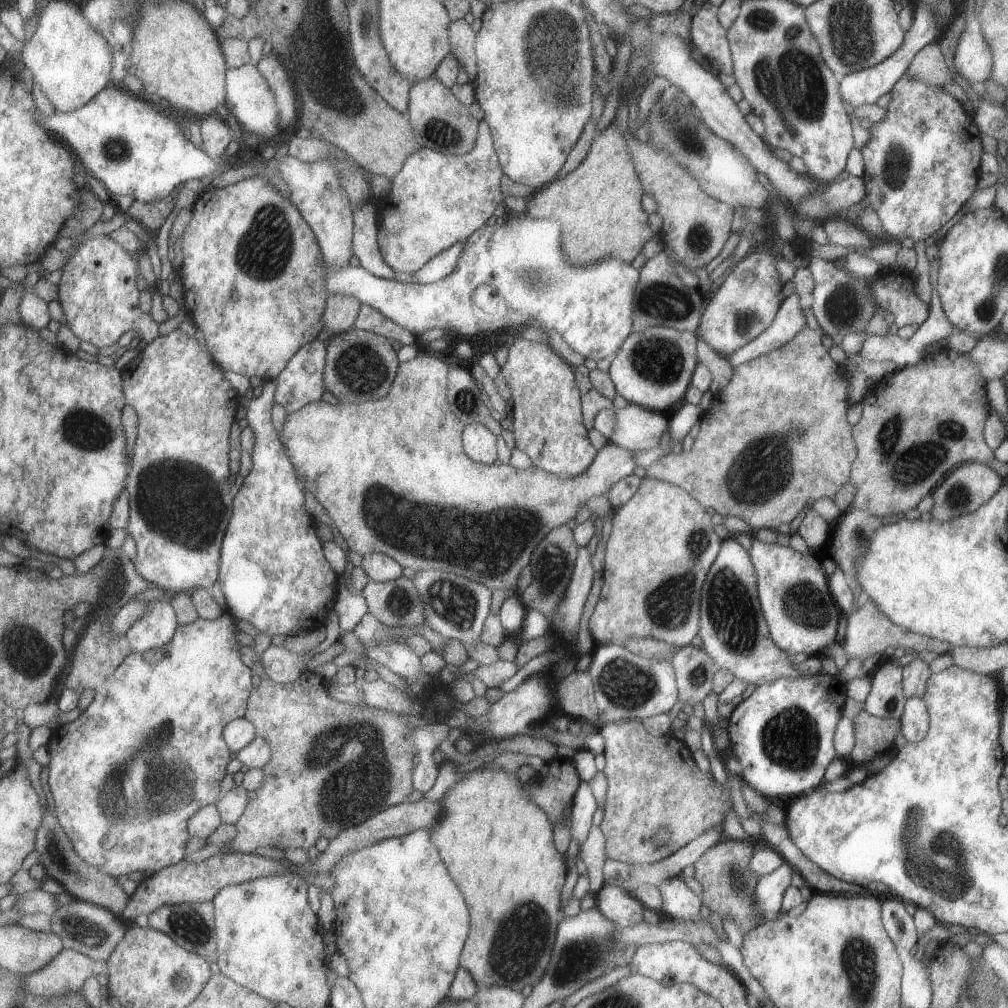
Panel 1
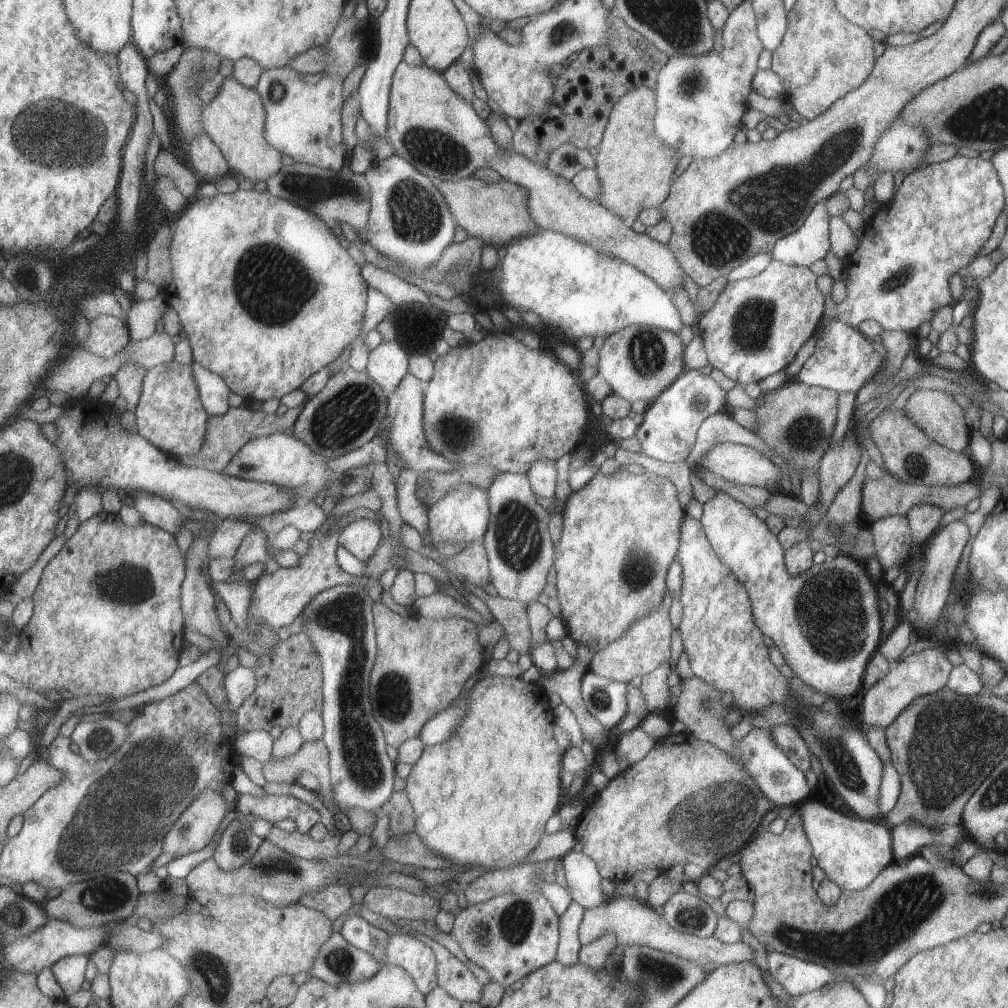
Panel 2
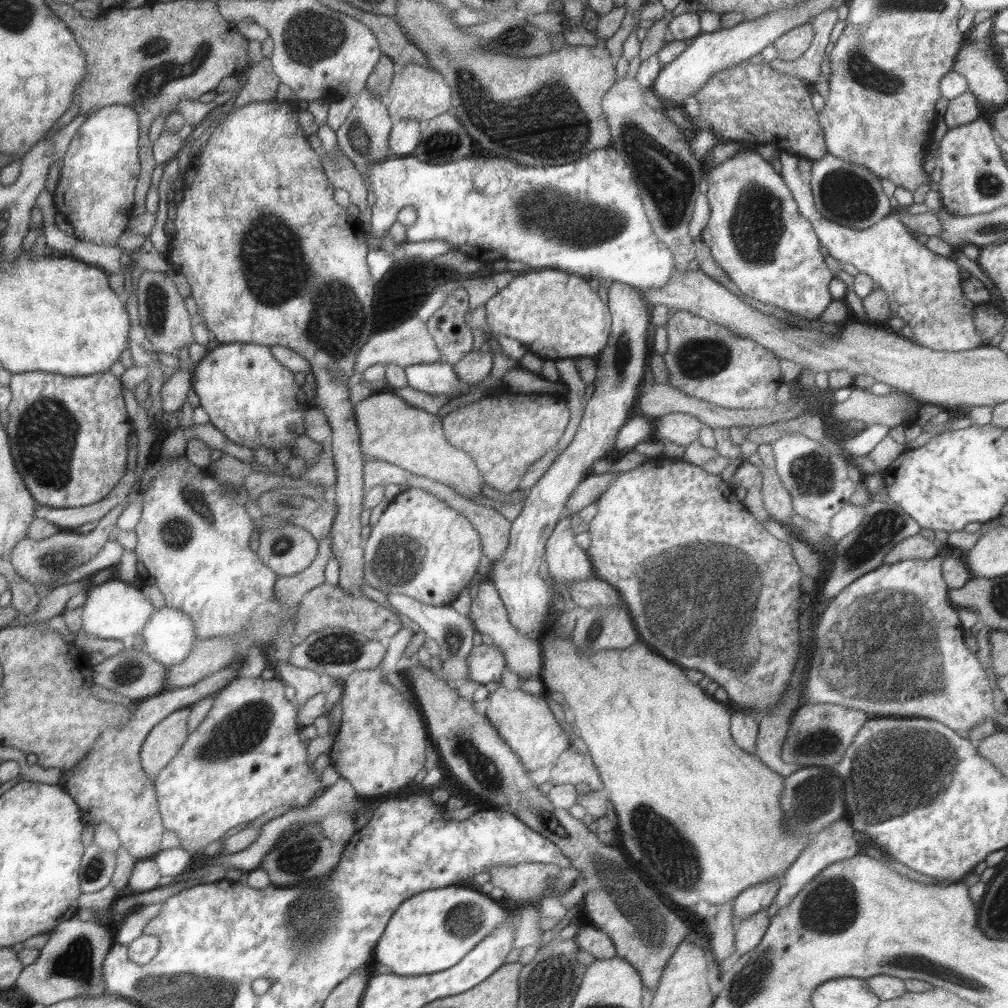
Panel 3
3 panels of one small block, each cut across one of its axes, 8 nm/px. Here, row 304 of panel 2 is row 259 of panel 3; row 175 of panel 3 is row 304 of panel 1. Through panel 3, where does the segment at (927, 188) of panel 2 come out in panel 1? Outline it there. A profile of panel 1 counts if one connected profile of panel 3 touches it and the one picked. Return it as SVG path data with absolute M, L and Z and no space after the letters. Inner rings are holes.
M794 291L780 304L780 310L776 314L776 320L758 338L740 348L738 352L732 352L725 356L733 367L758 358L763 354L770 354L772 350L778 350L787 342L790 342L804 326L807 325L804 308L800 305L801 296Z

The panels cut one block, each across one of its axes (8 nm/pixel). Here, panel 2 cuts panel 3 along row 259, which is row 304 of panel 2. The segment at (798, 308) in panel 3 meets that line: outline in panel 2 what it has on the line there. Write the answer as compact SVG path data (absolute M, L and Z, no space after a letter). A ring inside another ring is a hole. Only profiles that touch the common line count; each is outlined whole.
M772 259L760 274L747 279L728 281L716 303L698 322L708 362L738 384L758 383L794 360L798 350L814 334L824 312L824 294L816 285L817 276L810 267L787 265Z

